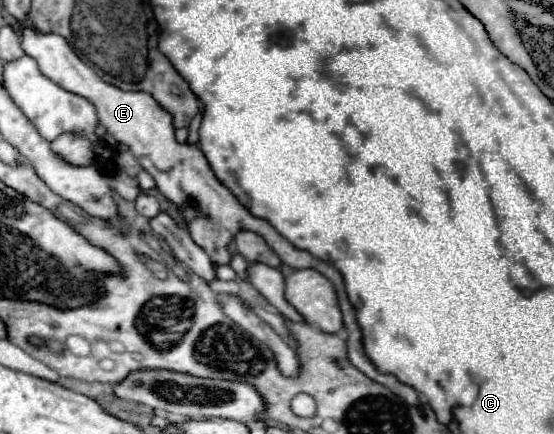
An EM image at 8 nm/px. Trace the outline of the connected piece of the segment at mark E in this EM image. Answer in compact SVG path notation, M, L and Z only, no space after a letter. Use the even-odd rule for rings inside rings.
M23 26L21 30L21 48L27 56L31 56L37 64L39 70L51 78L53 82L57 82L61 88L87 98L95 108L97 108L97 116L99 122L109 130L109 134L119 142L119 144L127 144L127 150L141 162L141 166L155 178L159 192L169 198L183 214L185 222L187 222L187 230L191 232L191 238L195 240L197 246L201 246L209 258L221 266L227 264L227 254L229 254L229 242L233 240L233 236L239 230L251 230L257 232L275 252L277 256L283 260L283 264L289 264L291 268L315 268L317 272L323 272L323 276L327 276L331 280L331 284L337 290L339 296L339 304L341 304L341 312L343 312L343 322L345 328L349 332L349 360L355 368L359 368L365 376L369 376L371 380L391 388L399 398L403 398L409 406L421 406L421 398L419 394L399 382L393 374L381 374L375 364L367 358L365 350L363 350L363 342L361 342L361 328L355 320L355 310L347 298L345 292L345 284L341 278L341 272L337 268L333 268L331 264L311 256L305 250L297 250L293 248L287 240L283 240L283 236L279 236L279 232L275 228L271 228L269 222L251 216L251 212L247 212L247 208L243 208L243 204L239 204L239 200L231 194L231 190L221 184L217 180L217 176L211 172L211 166L207 164L205 154L201 152L199 146L195 144L179 144L175 140L175 128L173 128L173 118L169 112L165 112L151 94L147 92L125 92L117 86L111 86L107 82L103 82L103 78L99 78L95 74L95 70L91 66L87 66L75 52L73 48L67 44L67 40L55 32L51 34L41 34L37 28L33 26ZM189 200L197 200L199 208L189 208L187 202Z

